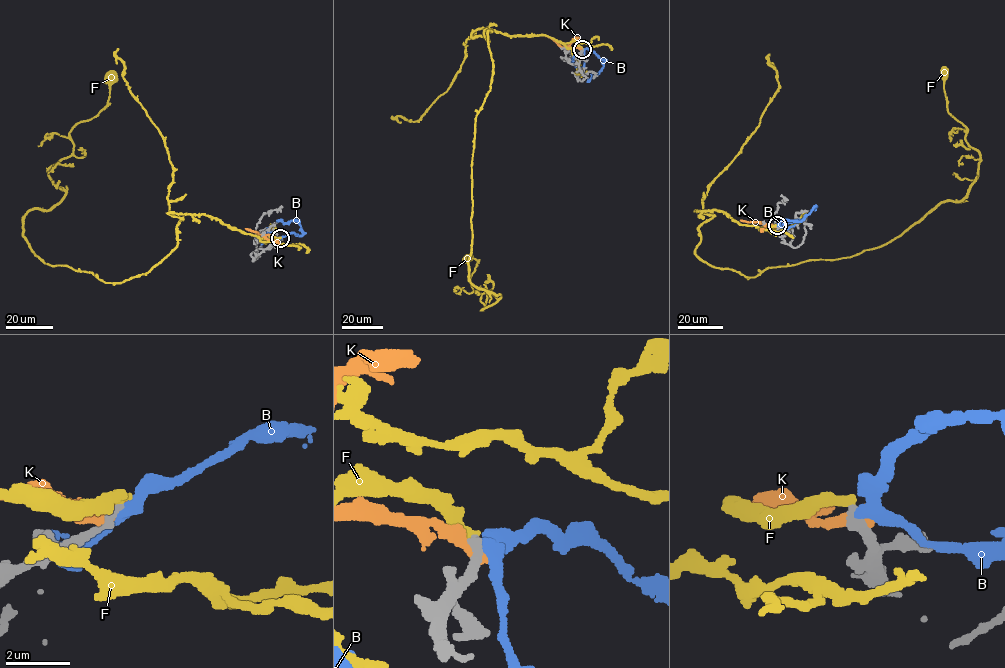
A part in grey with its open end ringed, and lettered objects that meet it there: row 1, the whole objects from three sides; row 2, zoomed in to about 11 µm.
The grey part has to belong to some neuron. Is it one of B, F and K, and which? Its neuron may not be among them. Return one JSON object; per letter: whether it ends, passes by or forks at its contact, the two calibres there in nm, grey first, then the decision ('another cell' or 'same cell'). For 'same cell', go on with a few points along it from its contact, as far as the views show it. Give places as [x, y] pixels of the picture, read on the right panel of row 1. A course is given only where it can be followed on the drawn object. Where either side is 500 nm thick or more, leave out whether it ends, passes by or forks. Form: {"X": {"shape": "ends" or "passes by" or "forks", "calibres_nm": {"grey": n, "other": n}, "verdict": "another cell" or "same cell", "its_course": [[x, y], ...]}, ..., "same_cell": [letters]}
{"B": {"shape": "passes by", "calibres_nm": {"grey": 320, "other": 320}, "verdict": "another cell"}, "F": {"shape": "ends", "calibres_nm": {"grey": 320, "other": 340}, "verdict": "another cell"}, "K": {"shape": "ends", "calibres_nm": {"grey": 360, "other": 480}, "verdict": "another cell"}, "same_cell": []}

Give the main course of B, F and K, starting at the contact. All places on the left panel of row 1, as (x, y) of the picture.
B: (280, 238), (290, 233), (302, 236), (302, 233), (297, 221), (276, 221)
F: (280, 238), (169, 212), (178, 244), (120, 283), (35, 255), (25, 215), (64, 195), (48, 171), (111, 78)
K: (279, 239), (245, 228)

